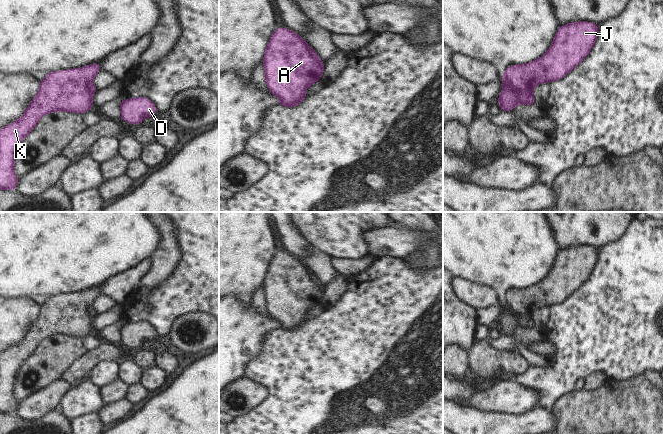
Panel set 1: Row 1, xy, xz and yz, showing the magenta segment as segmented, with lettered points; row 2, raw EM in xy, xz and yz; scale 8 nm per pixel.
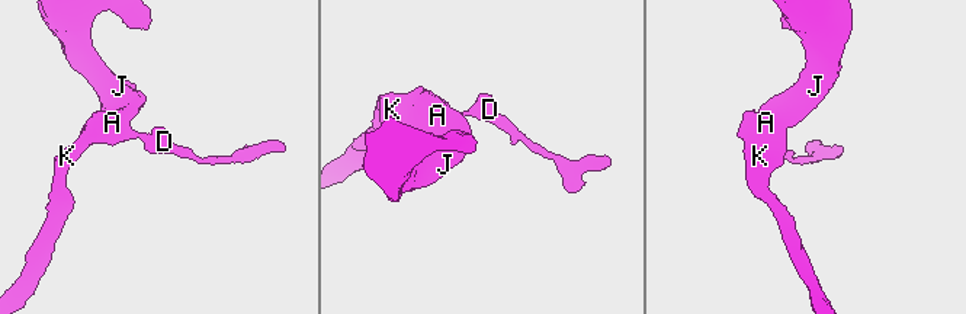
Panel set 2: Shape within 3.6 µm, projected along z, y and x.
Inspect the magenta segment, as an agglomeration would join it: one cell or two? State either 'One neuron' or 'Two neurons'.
Two neurons

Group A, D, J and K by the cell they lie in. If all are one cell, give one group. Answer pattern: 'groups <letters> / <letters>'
groups A J K / D

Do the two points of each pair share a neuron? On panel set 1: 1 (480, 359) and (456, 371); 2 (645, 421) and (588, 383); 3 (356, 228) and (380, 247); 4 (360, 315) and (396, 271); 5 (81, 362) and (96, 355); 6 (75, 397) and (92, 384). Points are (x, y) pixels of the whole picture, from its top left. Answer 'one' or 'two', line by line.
1: two
2: two
3: two
4: one
5: one
6: one

